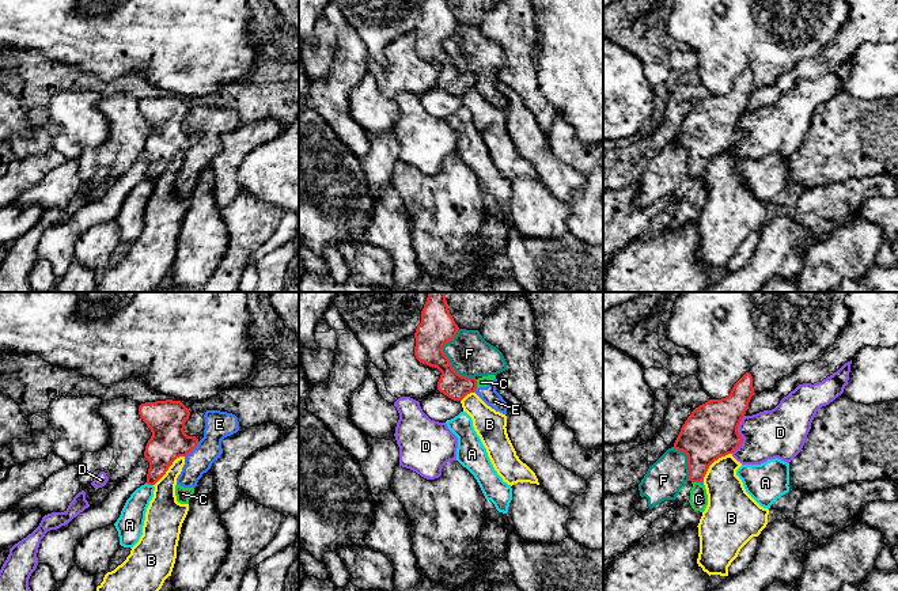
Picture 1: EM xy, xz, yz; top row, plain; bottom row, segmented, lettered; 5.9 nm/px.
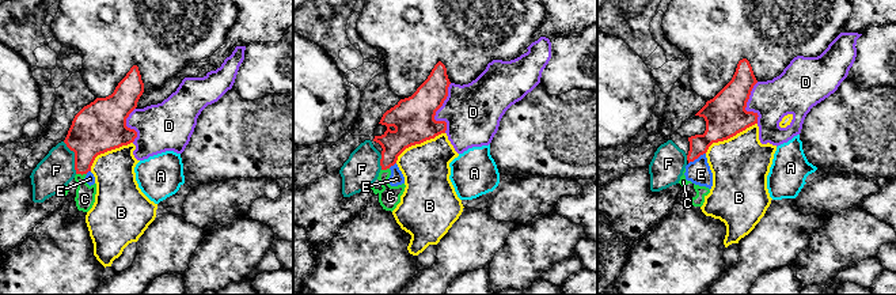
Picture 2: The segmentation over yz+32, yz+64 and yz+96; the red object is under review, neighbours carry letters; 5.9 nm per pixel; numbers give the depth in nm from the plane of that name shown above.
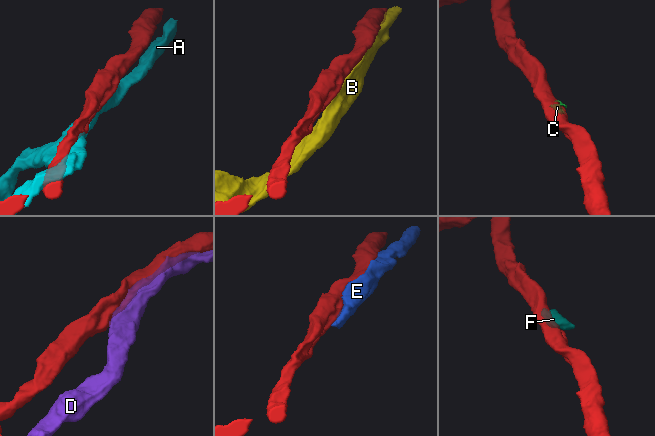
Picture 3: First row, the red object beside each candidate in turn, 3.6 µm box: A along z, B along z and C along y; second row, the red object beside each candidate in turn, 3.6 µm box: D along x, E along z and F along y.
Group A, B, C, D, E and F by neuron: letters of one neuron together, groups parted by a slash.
A / B / C E F / D

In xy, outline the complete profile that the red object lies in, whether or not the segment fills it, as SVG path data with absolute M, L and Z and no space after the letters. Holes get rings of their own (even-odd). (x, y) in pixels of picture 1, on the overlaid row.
M181 401L145 402L139 406L139 414L152 432L144 451L149 462L145 484L155 485L177 458L197 447L198 439L183 431L190 412Z

